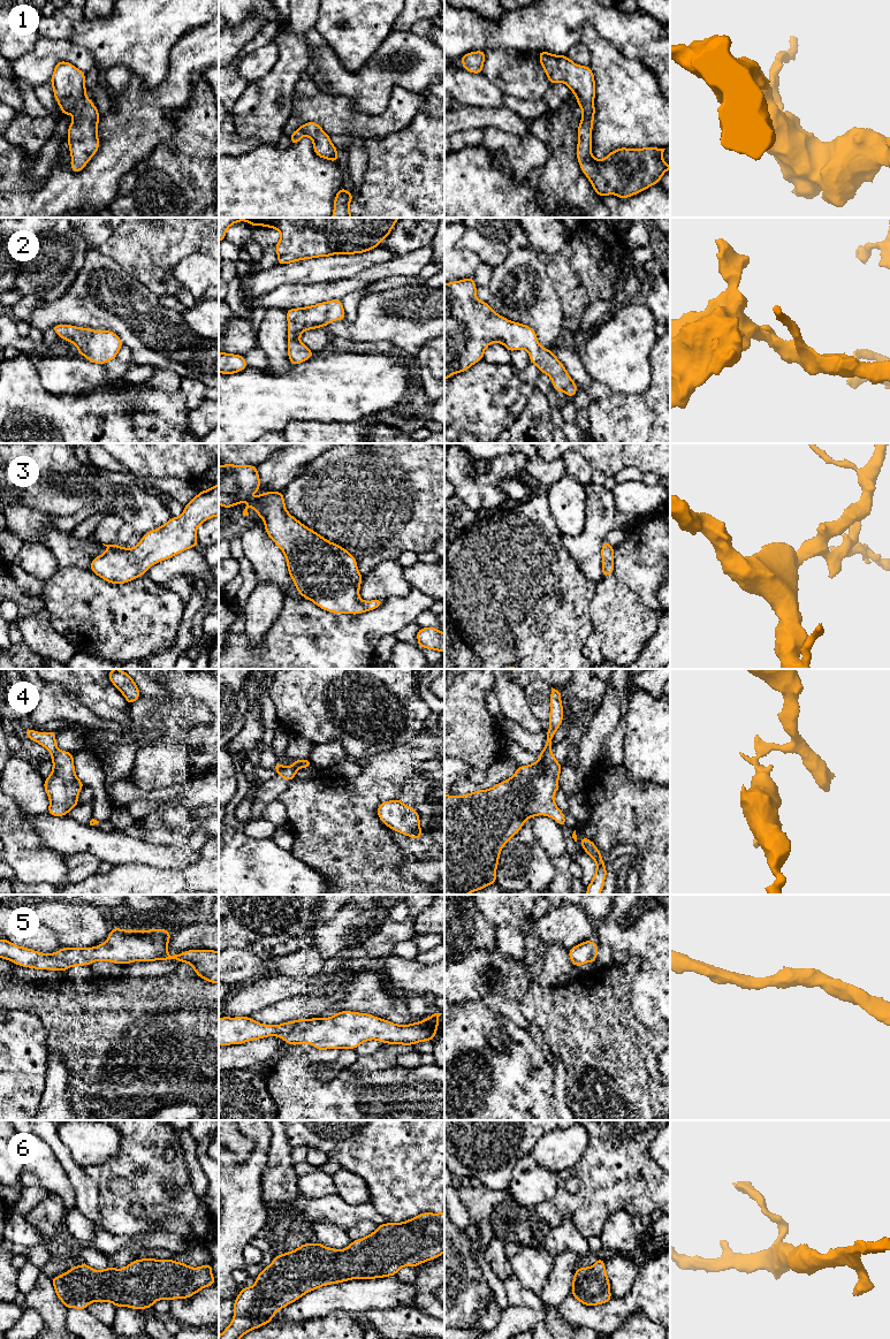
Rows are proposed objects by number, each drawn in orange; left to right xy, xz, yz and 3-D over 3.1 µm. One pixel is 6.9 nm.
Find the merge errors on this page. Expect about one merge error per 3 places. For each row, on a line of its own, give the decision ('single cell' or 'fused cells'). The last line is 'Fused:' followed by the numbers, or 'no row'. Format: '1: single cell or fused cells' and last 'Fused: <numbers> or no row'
1: single cell
2: single cell
3: single cell
4: fused cells
5: single cell
6: single cell
Fused: 4

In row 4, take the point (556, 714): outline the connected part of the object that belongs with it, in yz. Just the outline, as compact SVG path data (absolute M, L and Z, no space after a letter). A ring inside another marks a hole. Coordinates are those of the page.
M552 687L552 695L549 698L552 710L549 715L550 729L546 731L547 740L545 744L545 748L539 753L539 756L542 756L547 751L550 750L553 743L553 736L561 726L563 721L563 706L561 702L562 692Z

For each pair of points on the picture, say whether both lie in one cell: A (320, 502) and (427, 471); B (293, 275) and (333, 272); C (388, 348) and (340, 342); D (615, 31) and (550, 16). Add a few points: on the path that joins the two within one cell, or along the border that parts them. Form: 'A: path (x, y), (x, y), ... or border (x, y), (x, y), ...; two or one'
A: path (347, 488), (358, 488), (379, 474), (401, 474); one
B: path (303, 272), (322, 272); one
C: path (377, 347), (351, 347); one
D: path (599, 16), (567, 16); one

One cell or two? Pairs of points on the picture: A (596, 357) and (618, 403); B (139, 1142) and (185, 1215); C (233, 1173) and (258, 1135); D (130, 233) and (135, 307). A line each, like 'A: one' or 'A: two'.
A: two
B: one
C: one
D: two

